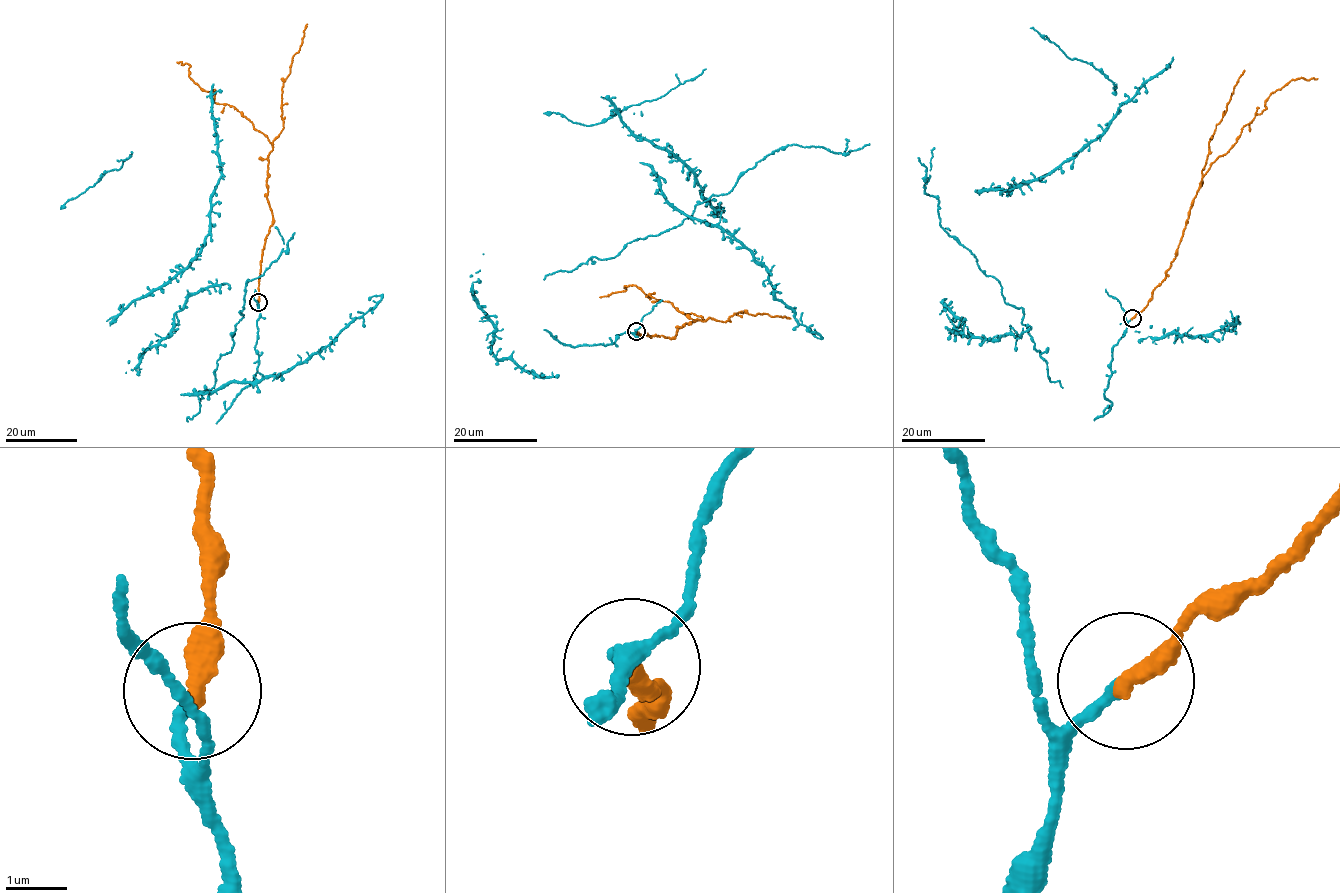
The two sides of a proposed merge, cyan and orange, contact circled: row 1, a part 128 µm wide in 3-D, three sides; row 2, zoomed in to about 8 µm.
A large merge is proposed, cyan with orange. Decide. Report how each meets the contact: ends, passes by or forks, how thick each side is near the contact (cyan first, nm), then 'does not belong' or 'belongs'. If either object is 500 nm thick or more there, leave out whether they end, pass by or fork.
cyan ends there; orange ends there; 180 nm thick on the cyan side, 340 nm on the other; belongs

